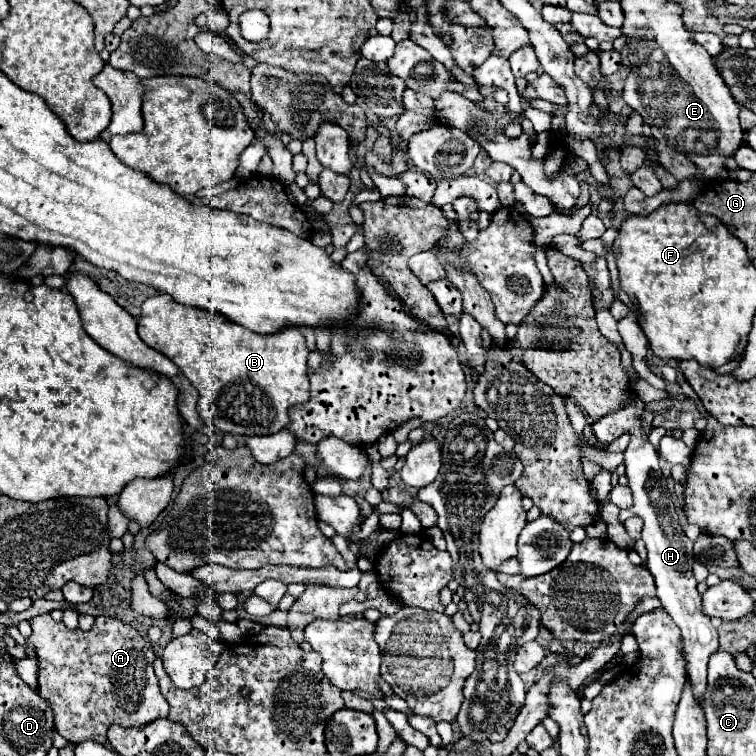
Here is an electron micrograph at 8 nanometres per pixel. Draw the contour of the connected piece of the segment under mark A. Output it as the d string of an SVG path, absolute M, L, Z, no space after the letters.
M50 614L32 618L30 626L32 626L30 644L34 644L38 656L38 694L50 704L56 720L56 730L66 740L80 742L90 738L104 744L106 730L112 722L120 726L142 726L168 716L170 706L164 700L158 686L158 678L154 676L152 670L154 652L146 638L142 638L134 626L118 618L98 616L94 626L88 632L82 632L68 630L62 622L52 620Z

